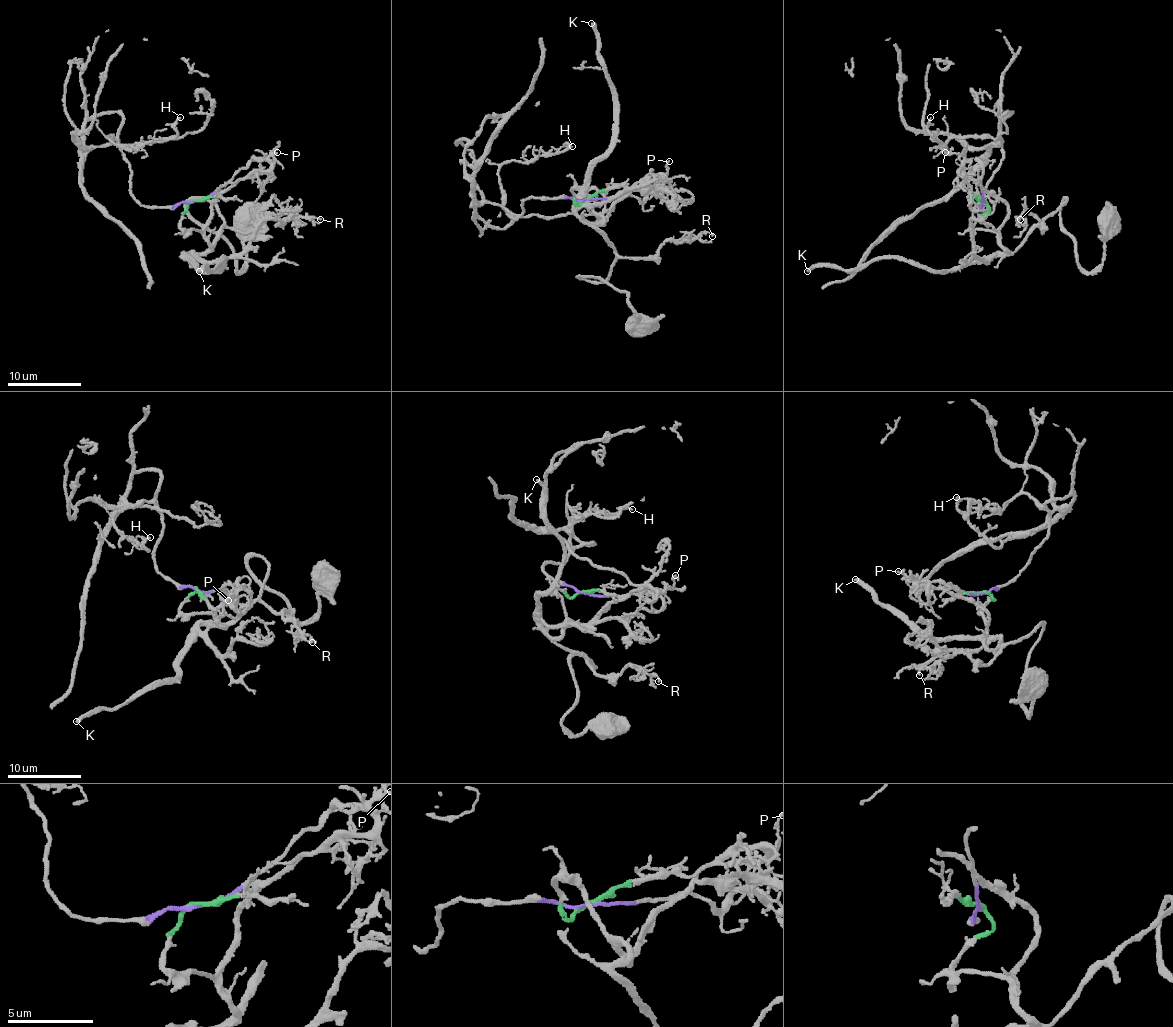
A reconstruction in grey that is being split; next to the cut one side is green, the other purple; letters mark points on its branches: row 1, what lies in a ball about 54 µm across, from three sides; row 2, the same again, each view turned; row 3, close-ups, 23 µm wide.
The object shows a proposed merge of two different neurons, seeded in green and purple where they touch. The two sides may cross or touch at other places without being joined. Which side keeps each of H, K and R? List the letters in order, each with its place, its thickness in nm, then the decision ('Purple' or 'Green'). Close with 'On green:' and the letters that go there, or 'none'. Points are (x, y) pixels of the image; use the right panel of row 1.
H: Place: (930, 117). Thickness 170 nm. Purple
K: Place: (807, 271). Thickness 280 nm. Green
R: Place: (1020, 219). Thickness 140 nm. Green
On green: K, R

